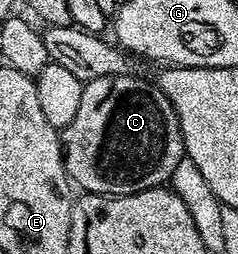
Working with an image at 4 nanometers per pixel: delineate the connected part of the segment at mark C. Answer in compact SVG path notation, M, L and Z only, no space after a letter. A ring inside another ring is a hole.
M136 74L132 75L114 75L113 77L99 77L92 79L90 83L84 84L79 97L79 109L75 112L75 121L71 121L71 125L63 128L63 150L65 153L65 171L69 175L70 180L82 192L92 193L95 195L134 195L140 191L146 191L152 187L159 187L170 182L175 173L176 165L178 165L182 156L185 155L185 139L181 136L181 126L177 120L175 109L171 105L171 101L164 93L157 88L156 82L145 79L137 79Z

